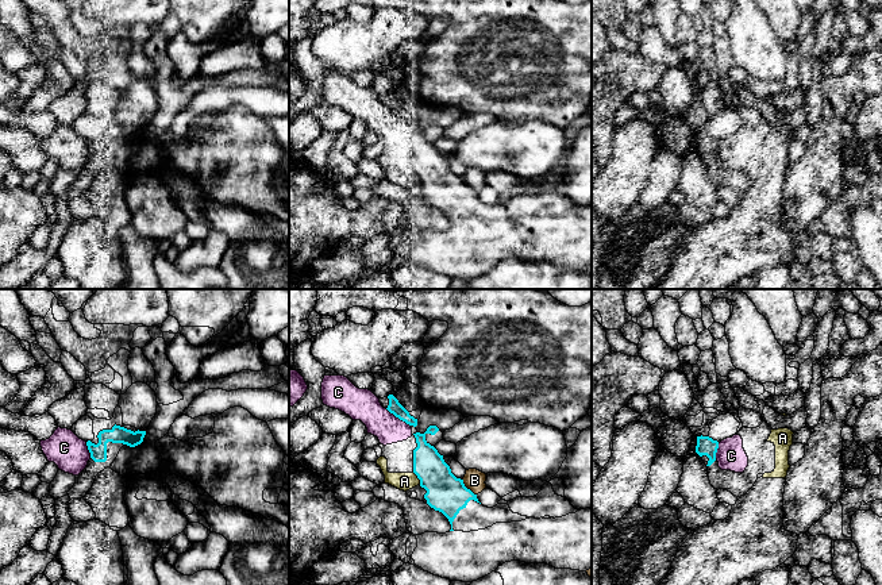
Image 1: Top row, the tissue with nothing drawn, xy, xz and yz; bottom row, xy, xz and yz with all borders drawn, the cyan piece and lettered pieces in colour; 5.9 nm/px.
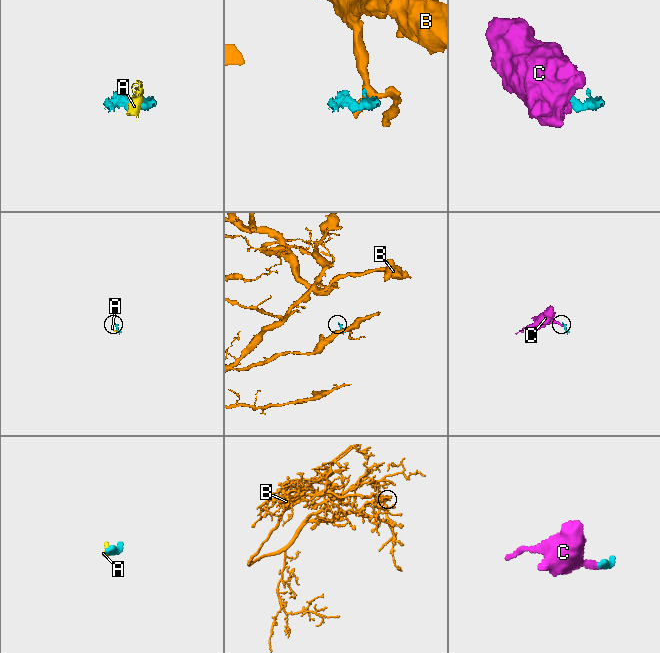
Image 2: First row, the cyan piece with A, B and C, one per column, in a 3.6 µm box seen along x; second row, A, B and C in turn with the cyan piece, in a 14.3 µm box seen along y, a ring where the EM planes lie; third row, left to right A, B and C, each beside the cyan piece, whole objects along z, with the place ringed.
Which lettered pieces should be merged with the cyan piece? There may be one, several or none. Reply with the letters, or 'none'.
C

